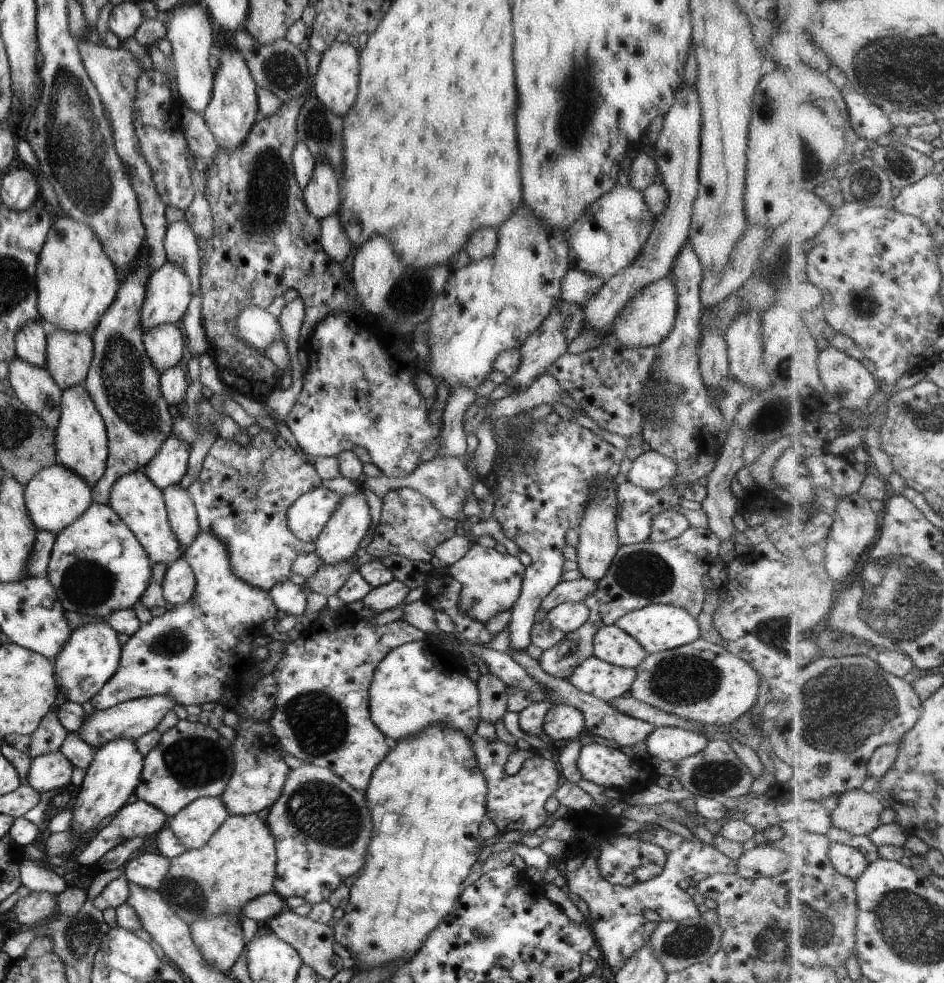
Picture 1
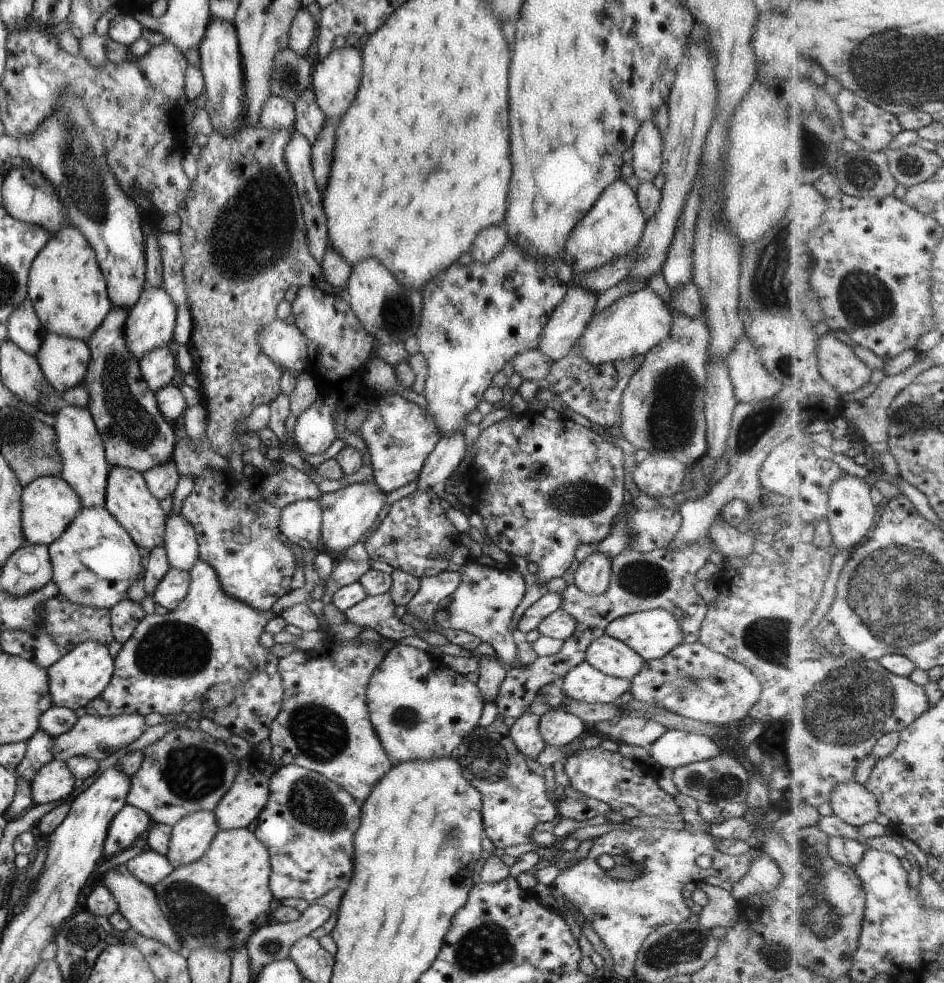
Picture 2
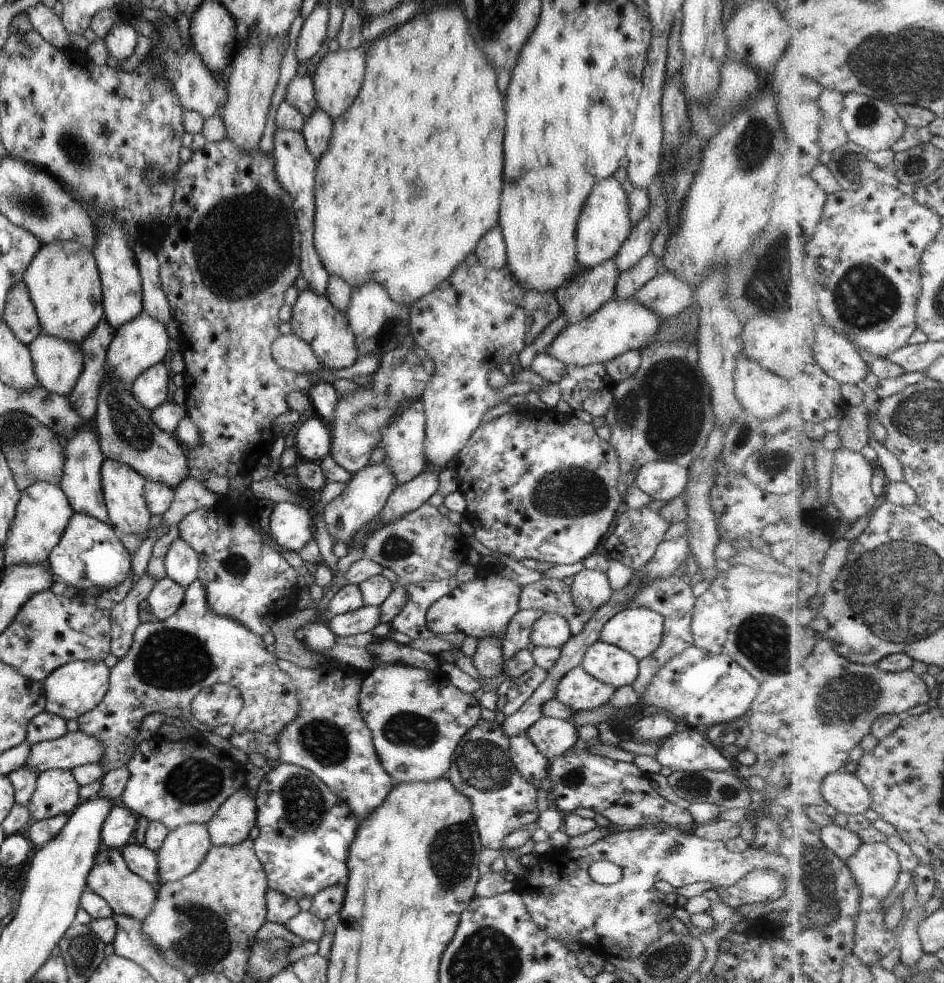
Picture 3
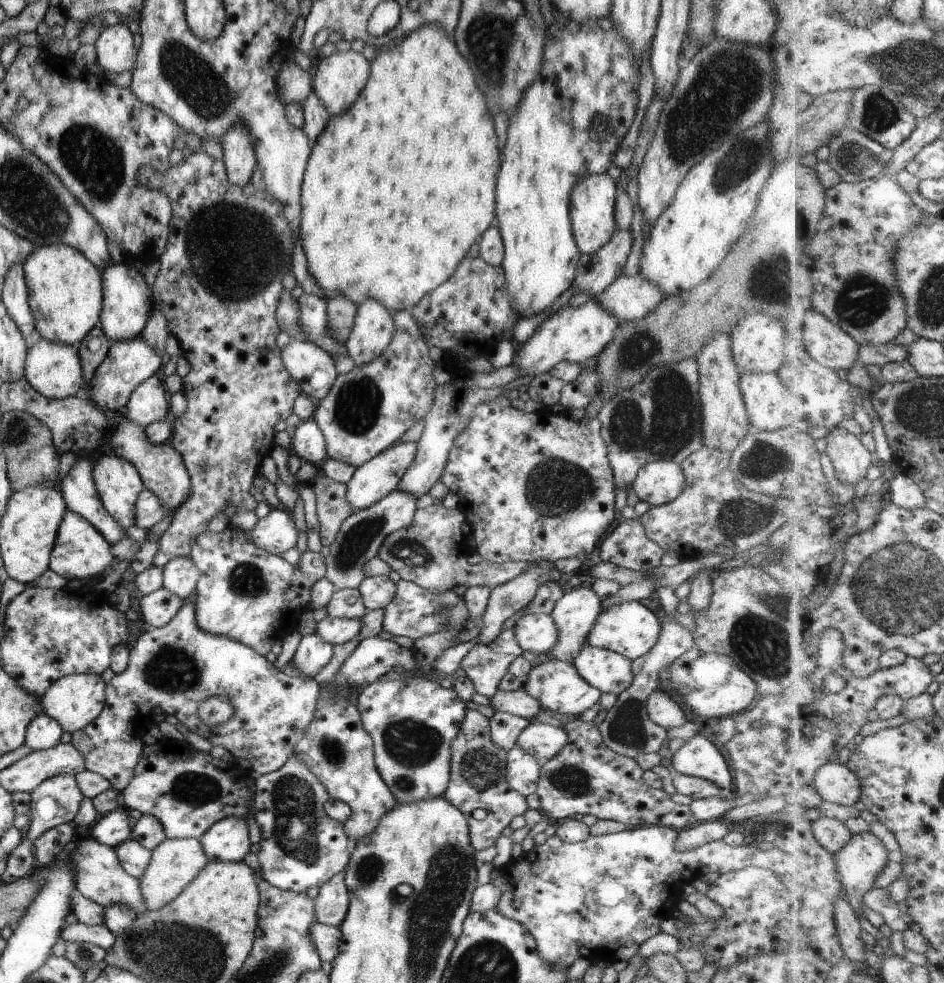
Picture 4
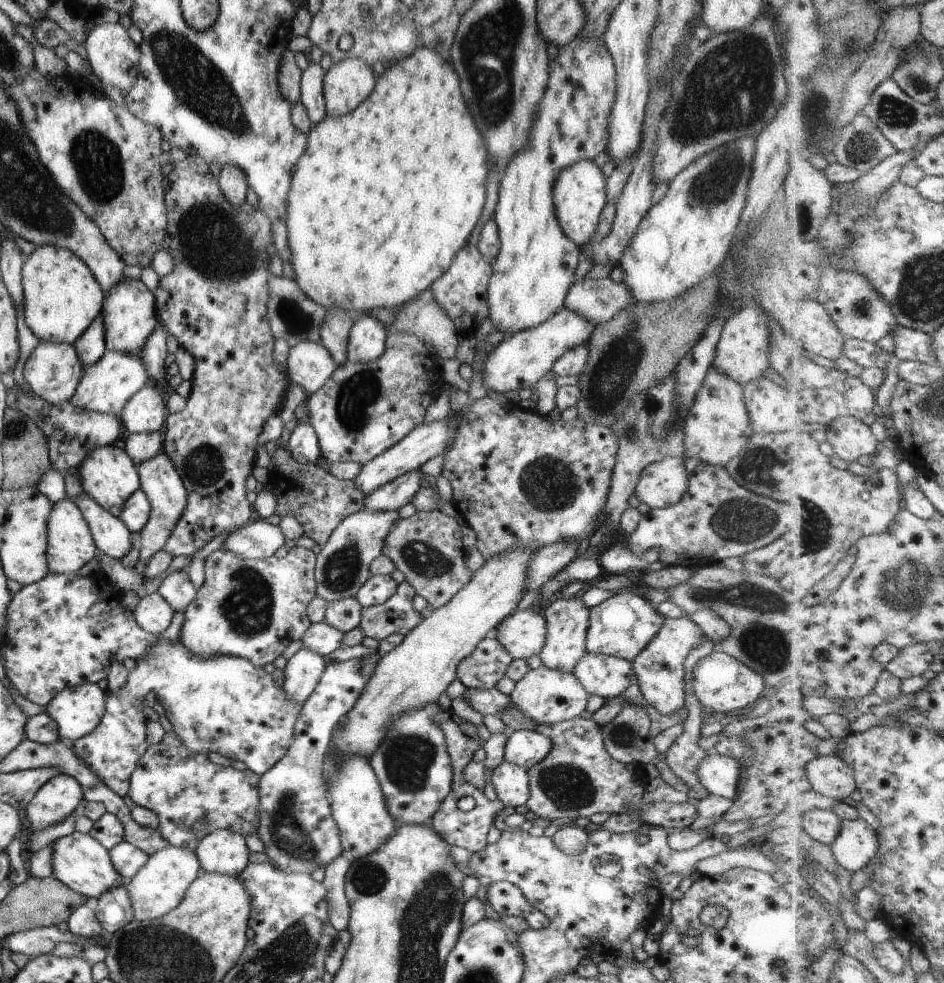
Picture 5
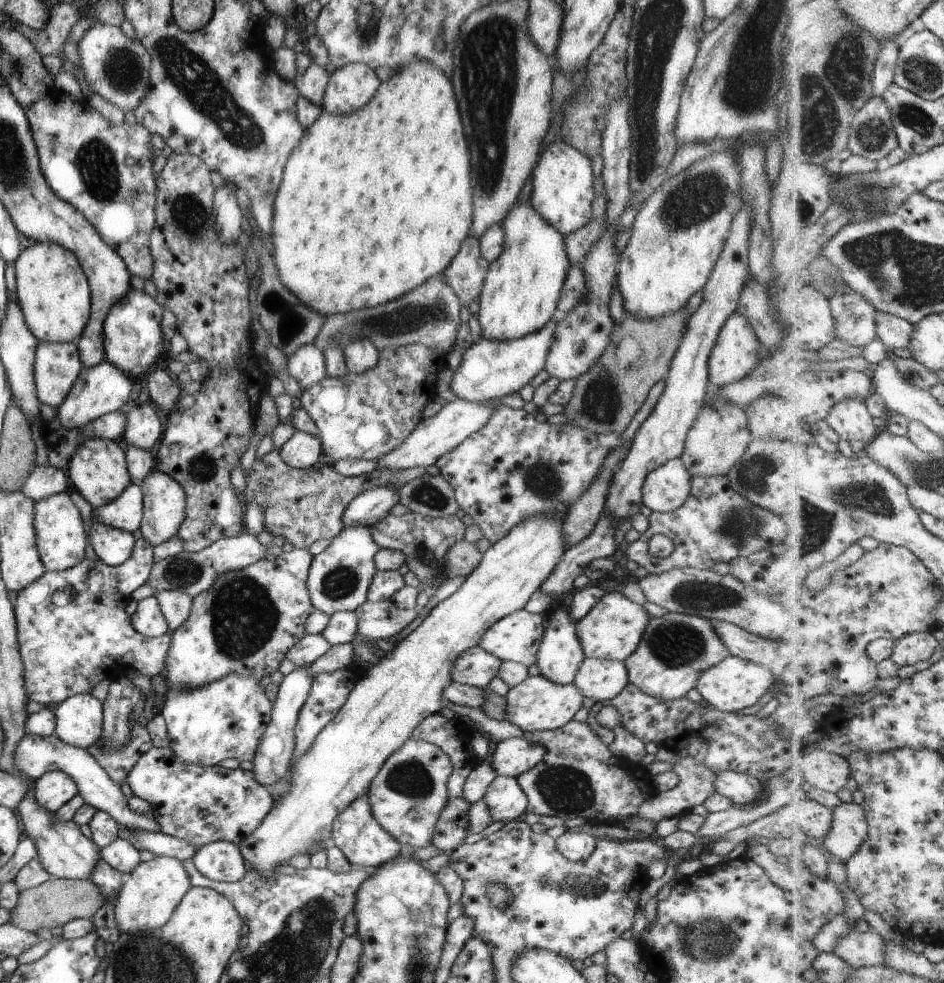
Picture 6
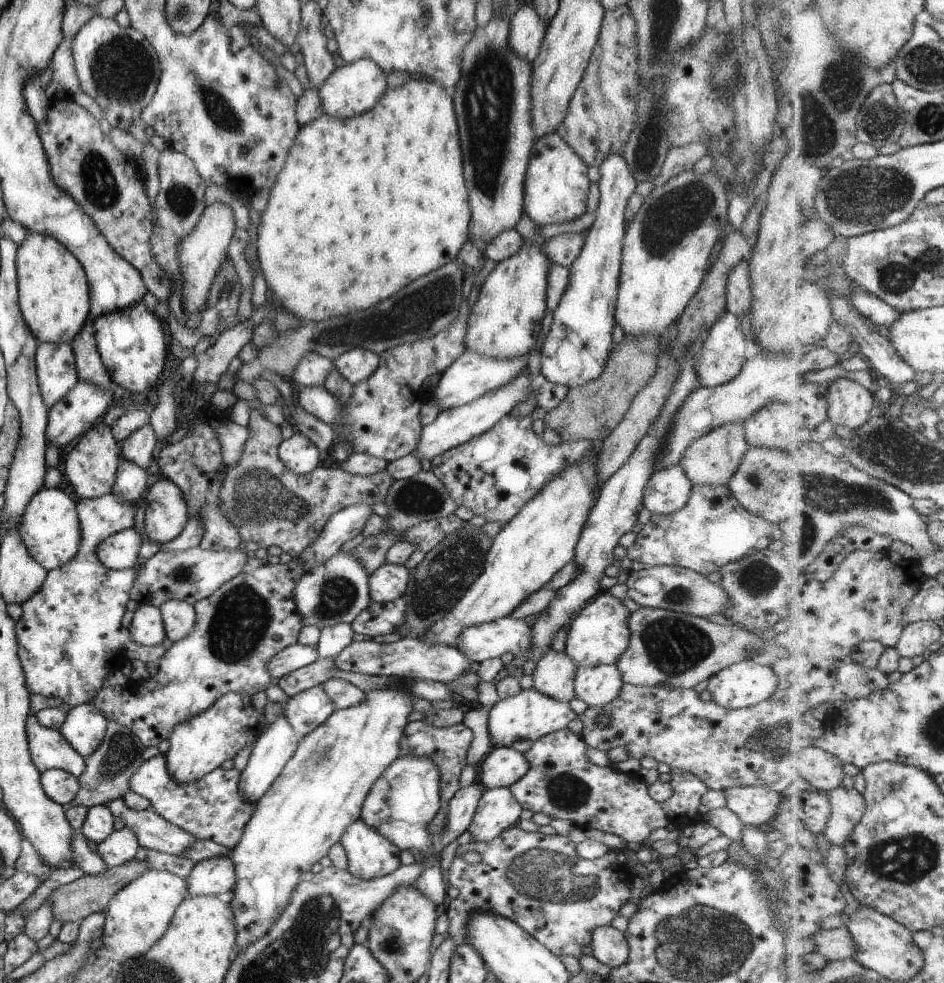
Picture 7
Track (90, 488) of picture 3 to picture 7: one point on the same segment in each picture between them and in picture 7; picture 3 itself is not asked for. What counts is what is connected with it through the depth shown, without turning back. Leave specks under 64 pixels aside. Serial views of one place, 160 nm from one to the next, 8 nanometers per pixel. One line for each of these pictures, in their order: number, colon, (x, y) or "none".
4: (78, 489)
5: (109, 534)
6: (112, 546)
7: (118, 551)

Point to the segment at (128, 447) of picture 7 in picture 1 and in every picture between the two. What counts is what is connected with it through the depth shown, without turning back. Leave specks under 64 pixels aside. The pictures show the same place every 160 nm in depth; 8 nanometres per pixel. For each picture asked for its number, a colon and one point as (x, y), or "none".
1: (163, 344)
2: (157, 367)
3: (149, 388)
4: (147, 403)
5: (144, 412)
6: (142, 427)

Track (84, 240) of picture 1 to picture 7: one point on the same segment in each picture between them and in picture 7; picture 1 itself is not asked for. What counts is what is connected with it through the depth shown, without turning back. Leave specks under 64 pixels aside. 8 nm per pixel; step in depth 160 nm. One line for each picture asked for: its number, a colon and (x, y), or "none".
2: (65, 286)
3: (62, 280)
4: (64, 293)
5: (61, 297)
6: (52, 291)
7: (53, 295)

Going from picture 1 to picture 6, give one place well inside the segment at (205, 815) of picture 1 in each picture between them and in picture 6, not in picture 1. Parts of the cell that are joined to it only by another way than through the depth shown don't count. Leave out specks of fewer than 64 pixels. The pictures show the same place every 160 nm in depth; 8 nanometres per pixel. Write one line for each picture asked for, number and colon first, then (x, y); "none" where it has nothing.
2: (190, 836)
3: (182, 850)
4: (173, 863)
5: (157, 887)
6: (145, 900)

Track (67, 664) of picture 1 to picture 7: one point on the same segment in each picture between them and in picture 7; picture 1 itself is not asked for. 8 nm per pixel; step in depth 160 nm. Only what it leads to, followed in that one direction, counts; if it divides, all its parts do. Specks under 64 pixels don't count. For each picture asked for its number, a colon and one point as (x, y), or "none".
2: (79, 675)
3: (74, 688)
4: (74, 700)
5: (77, 709)
6: (78, 718)
7: (82, 729)

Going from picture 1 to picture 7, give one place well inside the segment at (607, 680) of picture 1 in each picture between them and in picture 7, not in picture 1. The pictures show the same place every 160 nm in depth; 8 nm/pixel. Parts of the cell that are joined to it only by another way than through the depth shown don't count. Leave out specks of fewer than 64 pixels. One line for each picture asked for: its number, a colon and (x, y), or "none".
2: (583, 683)
3: (575, 689)
4: (556, 686)
5: (546, 696)
6: (535, 704)
7: (528, 715)

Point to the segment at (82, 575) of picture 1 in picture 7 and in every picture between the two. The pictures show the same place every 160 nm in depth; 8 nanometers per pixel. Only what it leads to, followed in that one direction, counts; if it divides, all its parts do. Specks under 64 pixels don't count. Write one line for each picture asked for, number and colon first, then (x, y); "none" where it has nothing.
2: (93, 561)
3: (89, 553)
4: (79, 551)
5: (69, 546)
6: (60, 540)
7: (49, 527)

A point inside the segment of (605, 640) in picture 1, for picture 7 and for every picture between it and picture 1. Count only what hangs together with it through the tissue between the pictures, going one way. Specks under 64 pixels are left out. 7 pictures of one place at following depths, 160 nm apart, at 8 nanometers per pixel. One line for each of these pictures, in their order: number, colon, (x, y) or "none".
2: (613, 658)
3: (608, 664)
4: (603, 669)
5: (606, 676)
6: (599, 679)
7: (594, 685)

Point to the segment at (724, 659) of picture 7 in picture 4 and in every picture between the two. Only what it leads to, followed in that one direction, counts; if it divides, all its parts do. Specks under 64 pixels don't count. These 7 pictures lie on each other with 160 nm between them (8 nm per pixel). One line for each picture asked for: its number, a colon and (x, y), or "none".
4: (661, 710)
5: (657, 669)
6: (674, 649)

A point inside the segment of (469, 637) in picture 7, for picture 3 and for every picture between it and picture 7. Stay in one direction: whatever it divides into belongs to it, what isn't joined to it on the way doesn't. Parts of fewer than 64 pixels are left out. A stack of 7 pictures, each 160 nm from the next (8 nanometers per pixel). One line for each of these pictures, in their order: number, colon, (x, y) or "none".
3: (549, 629)
4: (536, 632)
5: (522, 633)
6: (515, 637)

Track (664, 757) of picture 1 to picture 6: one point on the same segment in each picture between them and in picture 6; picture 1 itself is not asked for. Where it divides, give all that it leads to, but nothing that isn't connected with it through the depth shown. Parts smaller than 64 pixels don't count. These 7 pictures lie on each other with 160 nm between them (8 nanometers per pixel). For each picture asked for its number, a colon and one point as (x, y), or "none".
2: (674, 748)
3: (688, 750)
4: (698, 757)
5: (718, 774)
6: (741, 789)

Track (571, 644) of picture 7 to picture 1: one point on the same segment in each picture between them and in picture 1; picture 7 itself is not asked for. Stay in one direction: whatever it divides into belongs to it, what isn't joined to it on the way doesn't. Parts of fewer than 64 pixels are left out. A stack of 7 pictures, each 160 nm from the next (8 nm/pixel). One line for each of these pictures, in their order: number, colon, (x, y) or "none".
1: (656, 627)
2: (652, 633)
3: (637, 630)
4: (628, 628)
5: (621, 625)
6: (612, 628)

